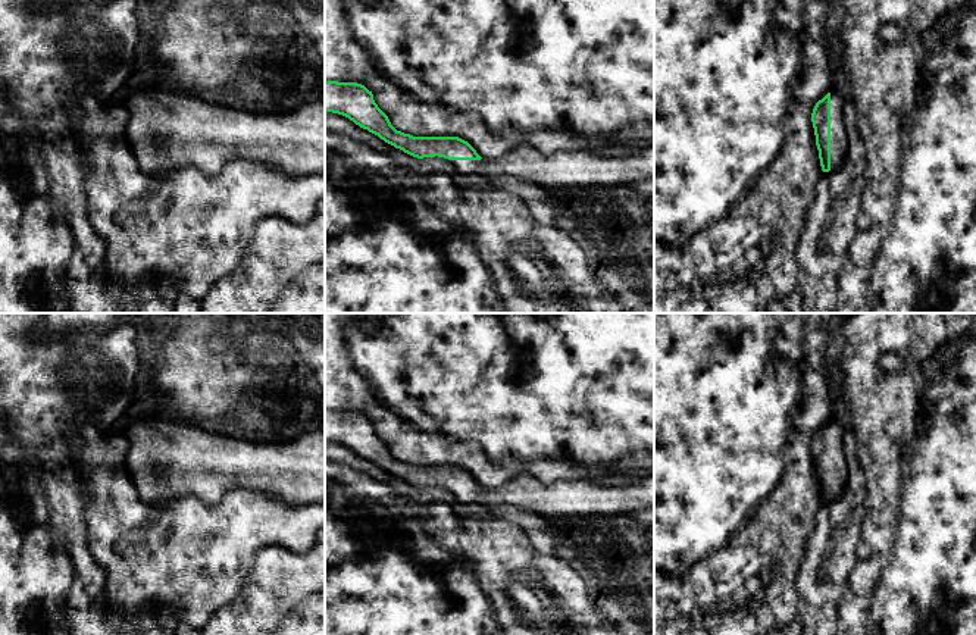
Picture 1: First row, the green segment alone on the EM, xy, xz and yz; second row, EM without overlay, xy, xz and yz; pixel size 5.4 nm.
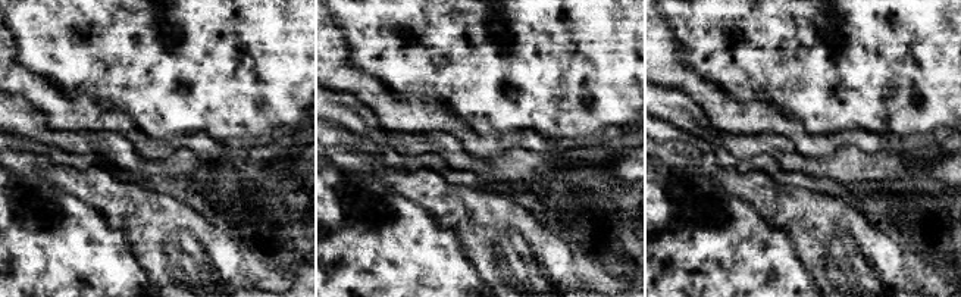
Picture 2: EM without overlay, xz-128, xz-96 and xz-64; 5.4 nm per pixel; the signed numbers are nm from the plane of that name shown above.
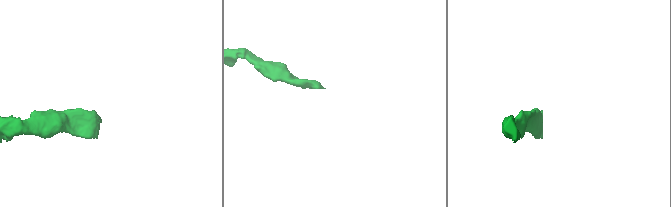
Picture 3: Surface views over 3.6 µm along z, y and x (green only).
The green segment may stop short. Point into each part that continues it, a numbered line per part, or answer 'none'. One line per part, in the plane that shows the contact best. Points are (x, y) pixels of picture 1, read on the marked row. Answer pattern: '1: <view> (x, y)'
1: yz (838, 137)

